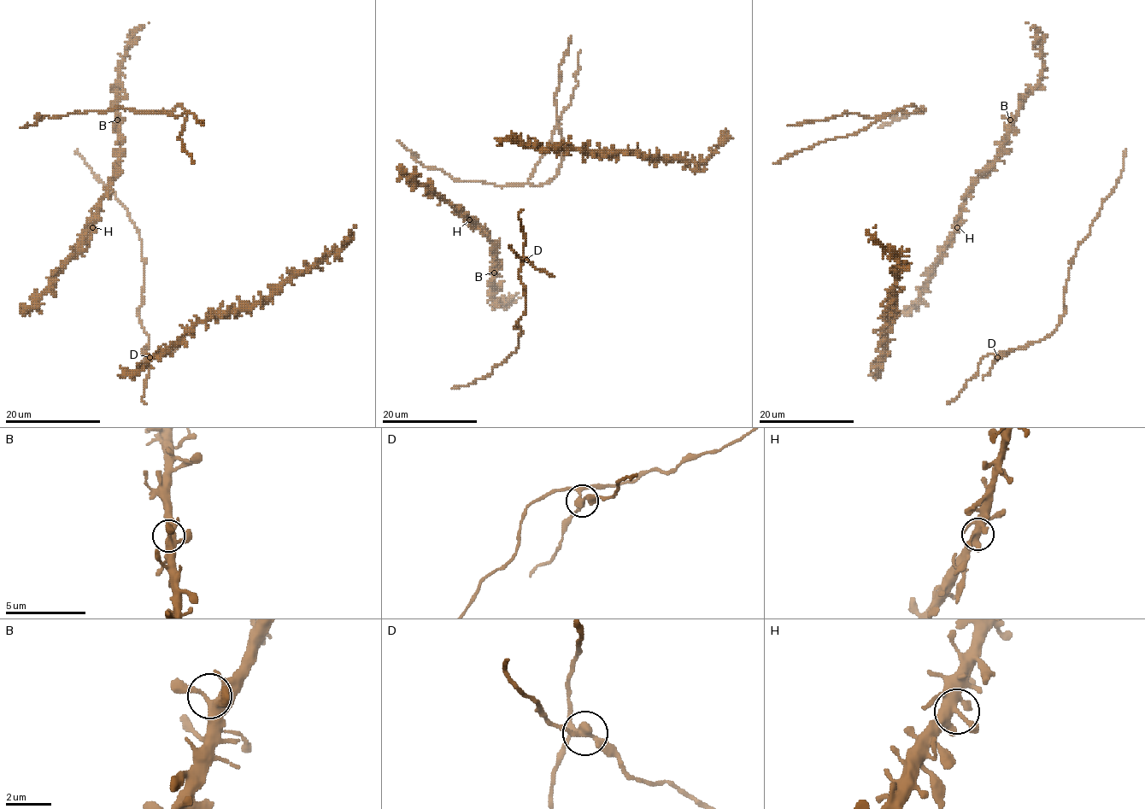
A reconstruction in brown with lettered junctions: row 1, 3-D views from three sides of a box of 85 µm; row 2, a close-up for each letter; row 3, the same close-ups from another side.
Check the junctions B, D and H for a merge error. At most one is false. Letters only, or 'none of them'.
D

